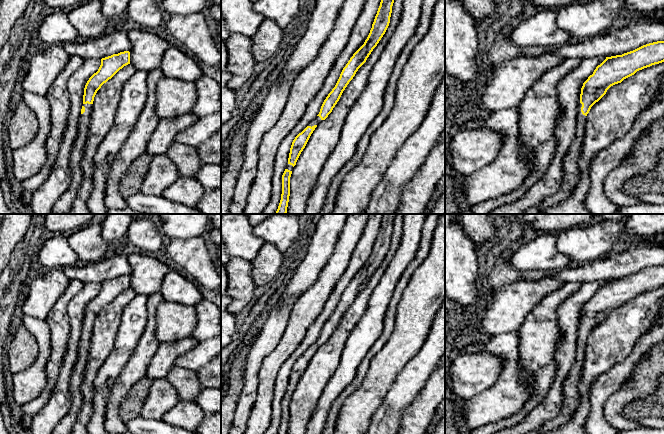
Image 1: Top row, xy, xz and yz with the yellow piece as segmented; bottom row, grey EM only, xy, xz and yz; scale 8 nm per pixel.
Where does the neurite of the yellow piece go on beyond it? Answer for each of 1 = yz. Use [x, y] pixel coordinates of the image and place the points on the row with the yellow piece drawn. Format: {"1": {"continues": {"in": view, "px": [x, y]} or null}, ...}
{"1": {"continues": {"in": "yz", "px": [570, 162]}}}

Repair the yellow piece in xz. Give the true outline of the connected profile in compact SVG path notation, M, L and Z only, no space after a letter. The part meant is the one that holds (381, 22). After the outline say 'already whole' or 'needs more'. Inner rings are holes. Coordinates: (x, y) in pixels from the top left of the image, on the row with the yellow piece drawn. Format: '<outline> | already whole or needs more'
M381 0L372 28L364 44L353 54L343 68L335 87L324 100L319 114L293 140L290 148L288 164L282 175L281 200L275 214L287 213L290 196L290 177L301 152L305 148L317 125L322 120L325 120L332 112L349 82L353 79L358 69L366 62L373 49L385 34L390 23L393 3L394 0Z | needs more

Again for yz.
M664 41L643 45L633 51L606 57L583 83L578 105L575 138L563 159L563 182L558 194L568 197L579 181L578 159L585 137L587 114L607 90L637 71L664 62Z | needs more

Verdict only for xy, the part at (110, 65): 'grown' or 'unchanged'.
grown

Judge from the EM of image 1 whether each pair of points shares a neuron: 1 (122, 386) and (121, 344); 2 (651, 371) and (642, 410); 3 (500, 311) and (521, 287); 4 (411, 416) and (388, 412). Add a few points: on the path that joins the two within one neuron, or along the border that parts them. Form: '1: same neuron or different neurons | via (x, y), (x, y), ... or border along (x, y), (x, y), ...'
1: different neurons | border along (144, 330), (133, 352)
2: different neurons | border along (653, 392), (631, 401), (624, 408)
3: same neuron | via (506, 305), (518, 293)
4: different neurons | border along (417, 395), (415, 400), (405, 410), (400, 423)

